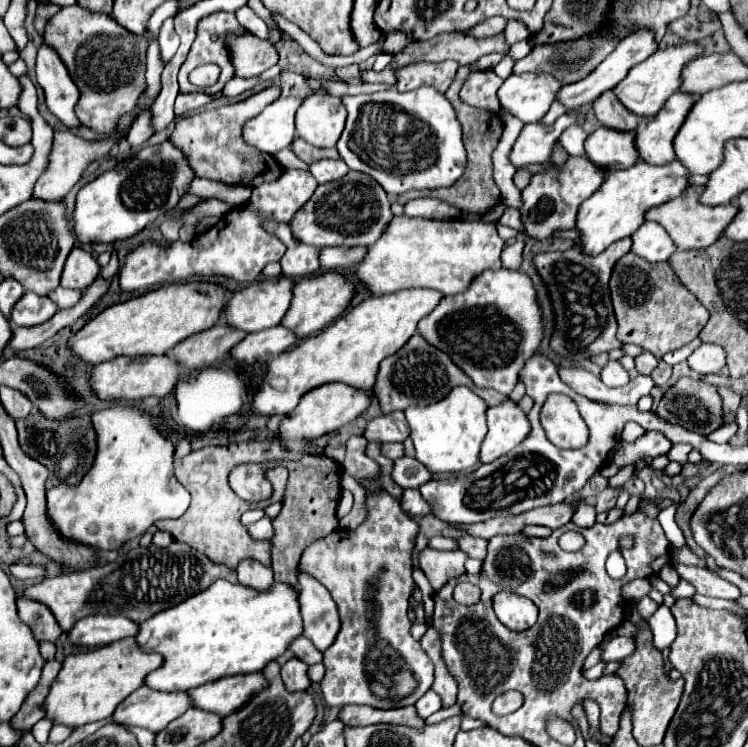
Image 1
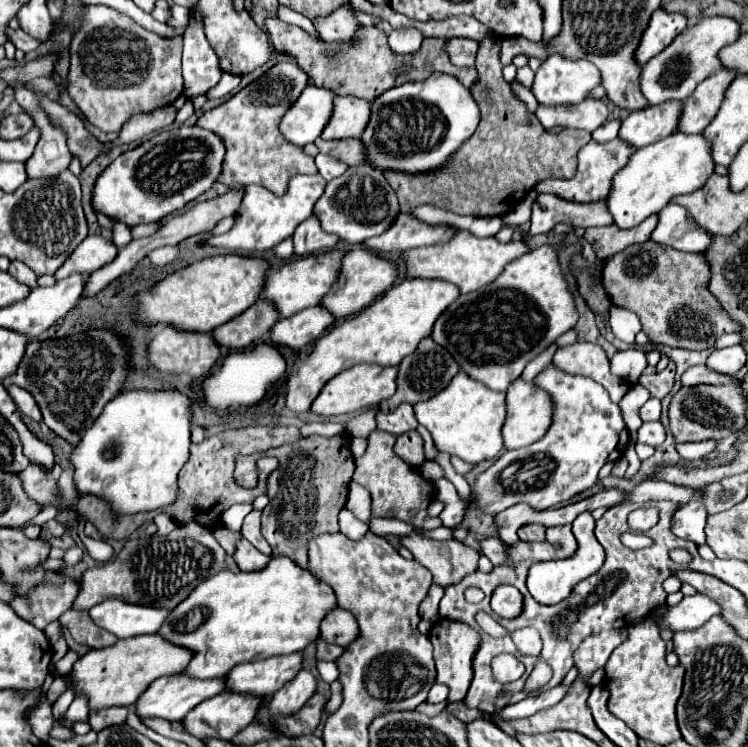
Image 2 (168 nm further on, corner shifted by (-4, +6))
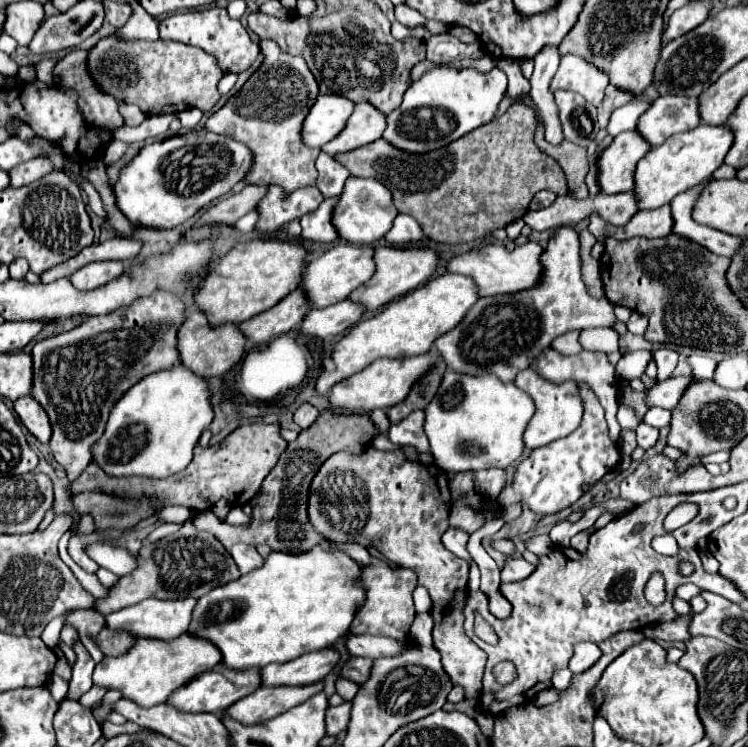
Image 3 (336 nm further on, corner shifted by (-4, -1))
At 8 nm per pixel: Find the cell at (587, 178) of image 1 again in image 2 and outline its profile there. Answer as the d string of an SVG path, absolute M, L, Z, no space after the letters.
M616 137L614 141L608 141L608 143L590 141L578 153L578 169L576 169L576 175L572 179L546 179L546 181L540 181L536 185L536 191L538 193L554 193L558 197L564 197L564 199L576 201L576 203L598 201L598 199L606 197L610 193L612 177L628 163L632 151L634 149L630 149L630 145L626 145L626 141L622 141L620 137Z

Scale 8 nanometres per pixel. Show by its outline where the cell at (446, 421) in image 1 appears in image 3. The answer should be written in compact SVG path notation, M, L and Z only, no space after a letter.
M446 372L442 386L438 388L434 400L424 410L424 432L430 440L430 448L436 464L442 470L462 472L480 468L506 468L522 454L522 432L530 416L534 414L532 400L518 390L514 384L502 384L496 376L462 376L456 372Z

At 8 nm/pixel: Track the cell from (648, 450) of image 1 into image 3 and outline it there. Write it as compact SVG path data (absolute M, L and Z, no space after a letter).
M642 422L642 424L636 428L636 440L638 440L638 446L642 446L644 450L652 448L652 446L656 444L656 440L658 440L658 428L648 426L648 424Z

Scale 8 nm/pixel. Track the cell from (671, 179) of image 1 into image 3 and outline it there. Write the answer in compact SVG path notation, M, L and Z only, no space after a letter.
M696 126L694 130L674 134L666 144L650 148L650 152L638 162L634 172L634 198L640 210L656 210L670 204L670 200L686 192L692 186L698 186L714 174L714 170L724 162L726 152L732 146L732 132L724 126Z

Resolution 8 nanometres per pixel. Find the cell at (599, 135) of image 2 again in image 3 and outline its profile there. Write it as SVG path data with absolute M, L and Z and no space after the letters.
M632 100L628 102L626 106L620 106L612 112L612 120L608 122L608 134L610 136L618 136L622 132L628 132L628 130L634 130L634 124L638 122L640 114L646 112L648 108L648 102L642 102L642 100Z

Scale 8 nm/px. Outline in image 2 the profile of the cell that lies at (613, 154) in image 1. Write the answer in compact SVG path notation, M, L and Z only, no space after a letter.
M664 101L662 105L650 105L638 113L630 113L620 127L620 137L632 143L636 149L656 143L672 135L682 115L682 101Z

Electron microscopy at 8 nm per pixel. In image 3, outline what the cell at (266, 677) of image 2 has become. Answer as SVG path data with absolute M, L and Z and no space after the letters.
M324 648L284 664L268 664L260 670L260 686L308 686L324 678L338 662L338 652Z

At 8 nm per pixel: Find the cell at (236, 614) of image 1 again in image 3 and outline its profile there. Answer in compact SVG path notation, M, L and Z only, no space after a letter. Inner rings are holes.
M318 546L314 548L314 552L306 552L306 556L286 556L282 552L272 552L262 568L240 576L238 580L216 586L214 590L198 598L186 634L210 640L222 652L222 664L230 670L250 670L262 668L270 662L290 662L302 654L328 648L332 642L348 634L356 608L364 600L364 590L356 586L356 578L358 564L348 554L338 550ZM224 600L234 602L234 614L224 622L206 620L210 608L222 604Z

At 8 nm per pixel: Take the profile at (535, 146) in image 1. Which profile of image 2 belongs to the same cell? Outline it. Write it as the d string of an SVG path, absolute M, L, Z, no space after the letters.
M584 99L578 105L558 105L558 107L538 105L536 117L540 119L544 129L560 125L560 127L594 131L606 121L608 109L598 99Z

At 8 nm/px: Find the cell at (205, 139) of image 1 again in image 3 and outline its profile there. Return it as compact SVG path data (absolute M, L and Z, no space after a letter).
M262 40L260 48L264 54L262 66L250 76L242 90L226 102L226 106L222 106L206 120L206 130L234 138L250 148L254 162L244 176L246 184L276 184L288 196L302 186L316 184L318 178L314 160L318 158L320 150L306 148L300 140L302 120L318 96L318 84L300 56L280 52L278 44L272 40Z

